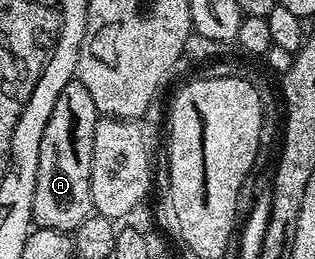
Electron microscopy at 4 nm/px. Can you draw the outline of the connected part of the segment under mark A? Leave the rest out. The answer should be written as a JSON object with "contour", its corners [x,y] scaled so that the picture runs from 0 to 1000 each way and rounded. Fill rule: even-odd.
{"contour":[[[248,301],[216,313],[171,394],[171,425],[140,490],[133,548],[121,579],[121,672],[108,718],[108,780],[102,784],[102,857],[114,880],[156,880],[213,903],[241,892],[267,846],[295,830],[292,799],[292,583],[298,579],[298,502],[311,436],[298,378],[286,378],[286,347]]]}

